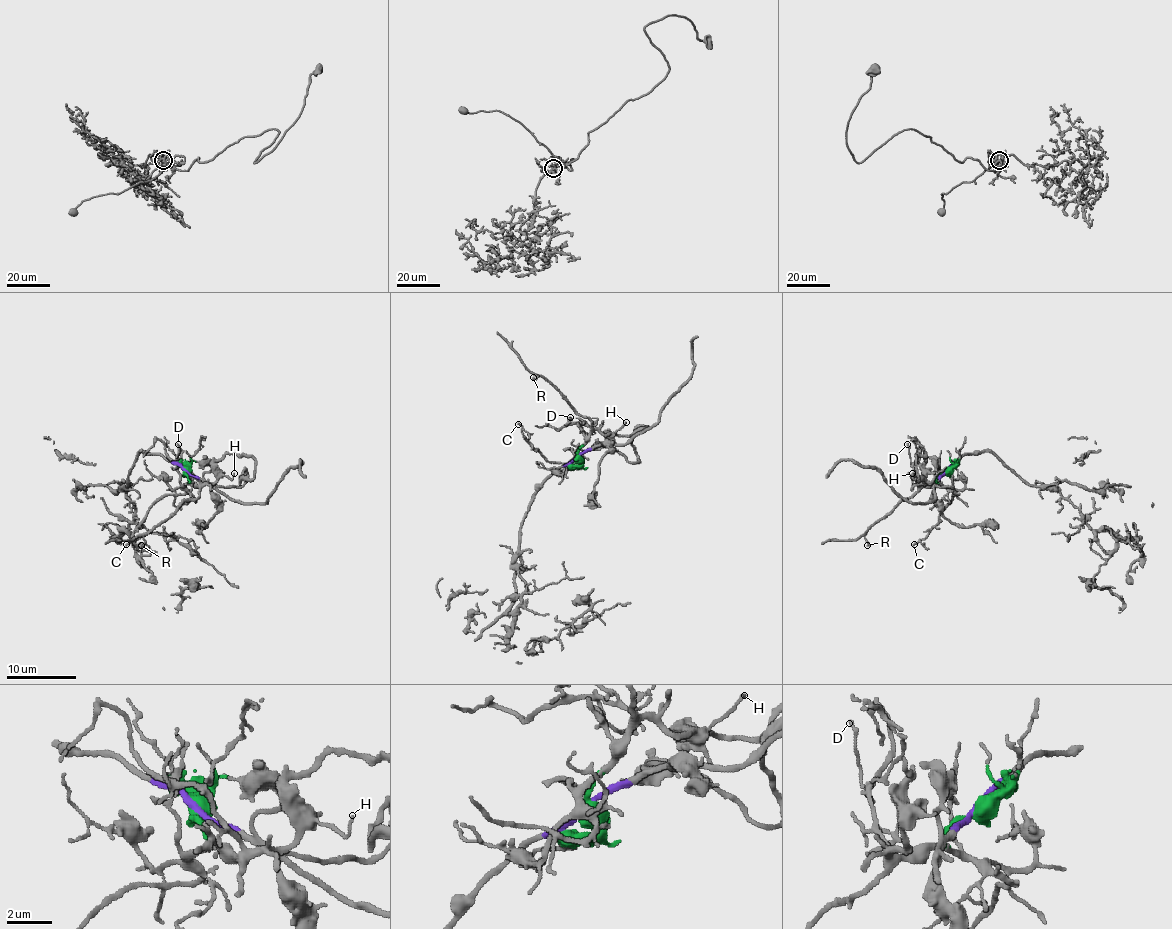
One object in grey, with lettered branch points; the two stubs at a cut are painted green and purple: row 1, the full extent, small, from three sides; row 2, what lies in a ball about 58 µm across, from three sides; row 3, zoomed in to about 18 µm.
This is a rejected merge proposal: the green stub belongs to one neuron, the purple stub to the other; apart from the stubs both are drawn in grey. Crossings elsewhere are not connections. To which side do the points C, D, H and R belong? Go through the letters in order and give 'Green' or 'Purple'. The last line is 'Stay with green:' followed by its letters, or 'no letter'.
C: Green
D: Green
H: Green
R: Green
Stay with green: C, D, H, R

